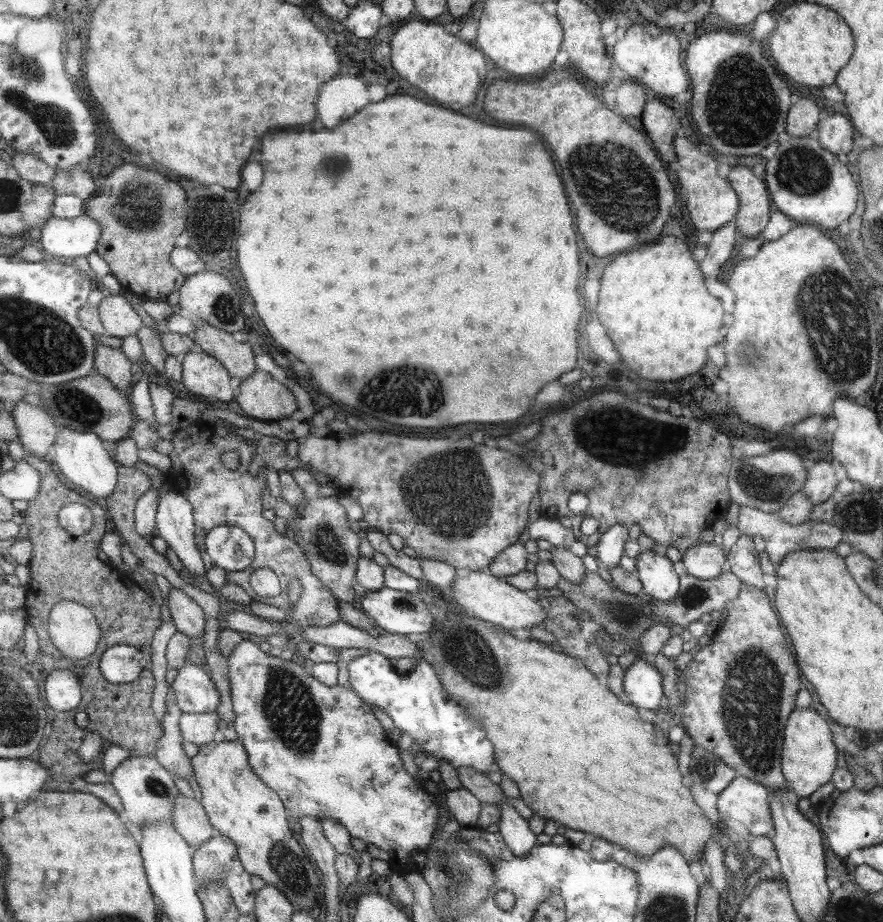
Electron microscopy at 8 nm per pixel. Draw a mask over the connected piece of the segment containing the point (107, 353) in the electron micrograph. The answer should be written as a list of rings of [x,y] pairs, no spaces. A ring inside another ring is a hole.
[[[96,341],[98,344],[98,353],[96,354],[96,367],[100,374],[107,376],[117,386],[117,388],[126,393],[128,388],[132,386],[133,381],[138,376],[134,376],[132,370],[132,359],[130,353],[123,348],[116,349]]]

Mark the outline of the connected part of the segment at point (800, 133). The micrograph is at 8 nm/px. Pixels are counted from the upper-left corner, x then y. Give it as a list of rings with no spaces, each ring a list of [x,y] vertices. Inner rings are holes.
[[[802,98],[800,102],[792,104],[792,112],[788,114],[788,137],[808,137],[819,124],[820,108],[808,100]]]

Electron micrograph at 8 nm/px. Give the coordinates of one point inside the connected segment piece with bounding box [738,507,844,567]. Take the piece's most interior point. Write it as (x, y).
(781, 538)

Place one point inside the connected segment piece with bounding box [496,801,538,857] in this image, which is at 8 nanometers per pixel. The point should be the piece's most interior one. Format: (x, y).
(514, 828)

